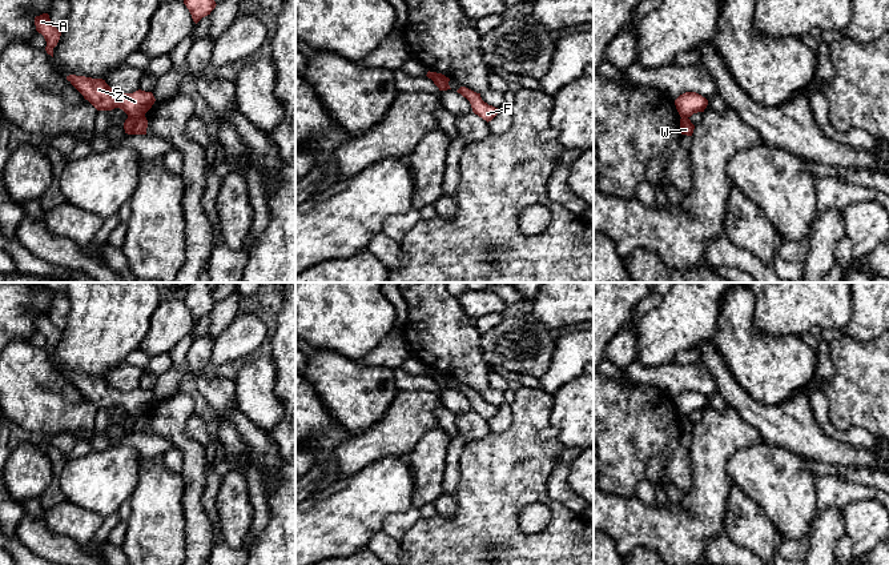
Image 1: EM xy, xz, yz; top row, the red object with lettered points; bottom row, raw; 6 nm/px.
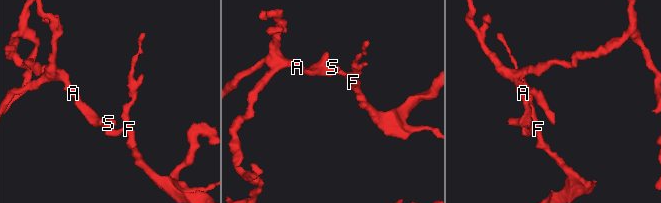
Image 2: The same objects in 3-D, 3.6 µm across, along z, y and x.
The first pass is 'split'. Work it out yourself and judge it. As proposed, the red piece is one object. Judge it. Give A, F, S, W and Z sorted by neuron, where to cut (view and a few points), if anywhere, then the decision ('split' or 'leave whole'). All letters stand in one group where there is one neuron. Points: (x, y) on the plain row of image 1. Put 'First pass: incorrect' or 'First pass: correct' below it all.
groups A S Z / F W; cut xy (144, 413), (128, 416); split
First pass: correct

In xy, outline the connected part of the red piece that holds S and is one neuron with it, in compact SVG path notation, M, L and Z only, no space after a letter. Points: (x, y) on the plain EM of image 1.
M69 373L67 378L88 398L97 409L122 408L128 416L141 416L152 406L156 397L152 390L136 389L121 392L110 386L102 377Z

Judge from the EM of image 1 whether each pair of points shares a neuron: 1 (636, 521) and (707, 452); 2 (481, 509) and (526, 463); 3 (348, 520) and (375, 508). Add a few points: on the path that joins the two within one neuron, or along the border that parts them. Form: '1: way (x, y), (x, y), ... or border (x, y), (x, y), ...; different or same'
1: way (668, 521), (694, 521), (707, 503), (707, 484); same
2: way (491, 497), (514, 475); same
3: way (354, 513), (359, 508), (369, 508); same

